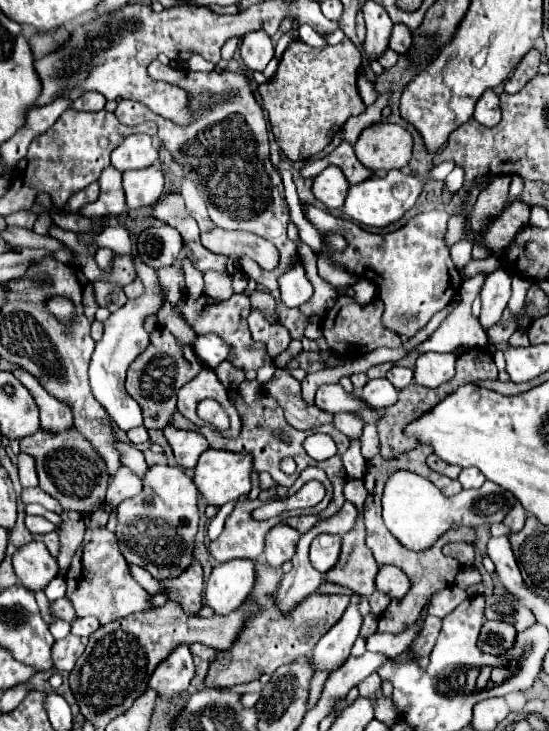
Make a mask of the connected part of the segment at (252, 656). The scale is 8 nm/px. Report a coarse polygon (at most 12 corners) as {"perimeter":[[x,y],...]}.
{"perimeter":[[258,562],[250,598],[266,600],[206,686],[228,688],[310,656],[348,596],[316,592],[290,618],[274,596],[280,568]]}

